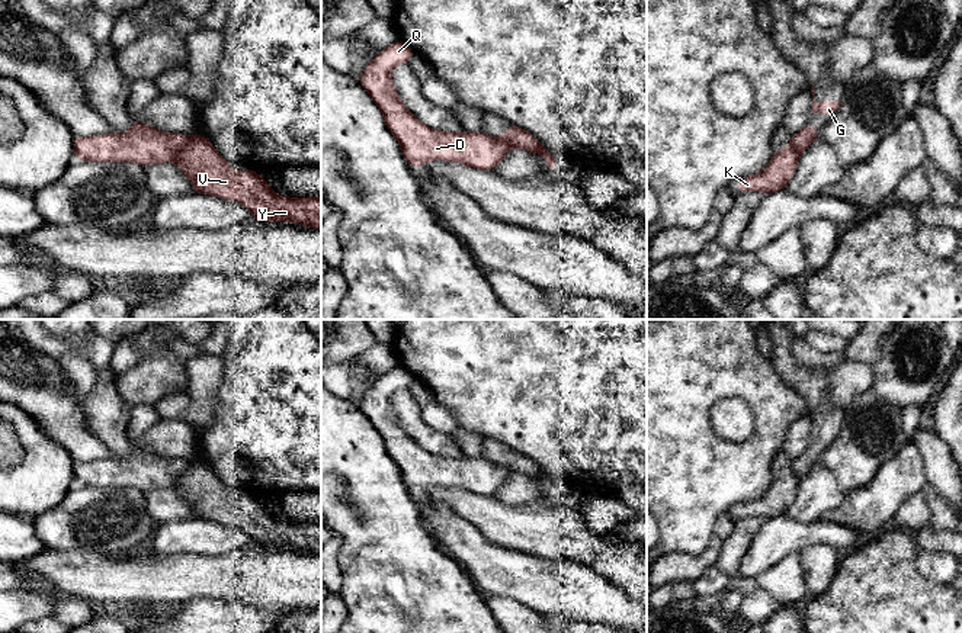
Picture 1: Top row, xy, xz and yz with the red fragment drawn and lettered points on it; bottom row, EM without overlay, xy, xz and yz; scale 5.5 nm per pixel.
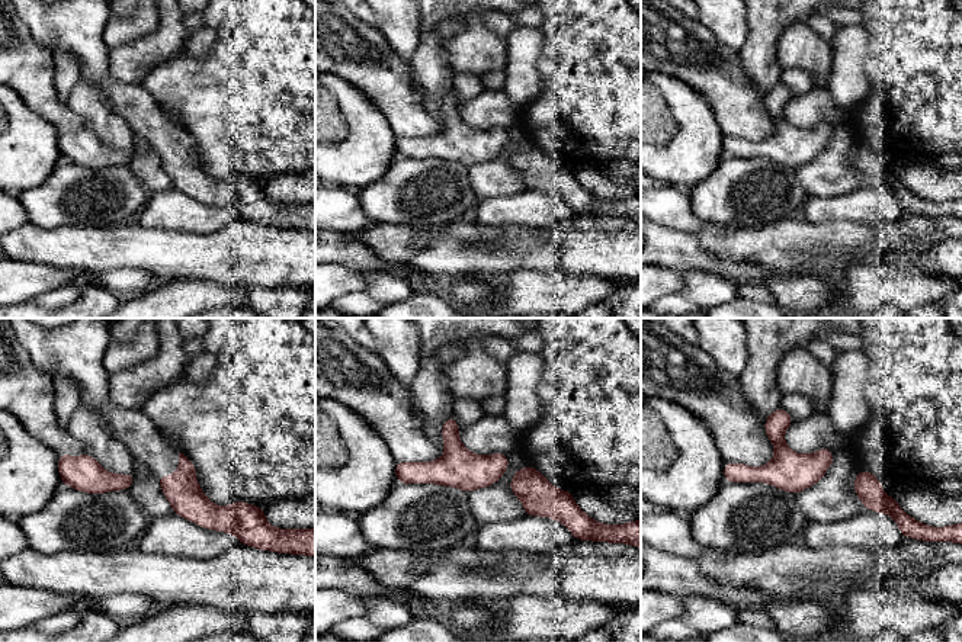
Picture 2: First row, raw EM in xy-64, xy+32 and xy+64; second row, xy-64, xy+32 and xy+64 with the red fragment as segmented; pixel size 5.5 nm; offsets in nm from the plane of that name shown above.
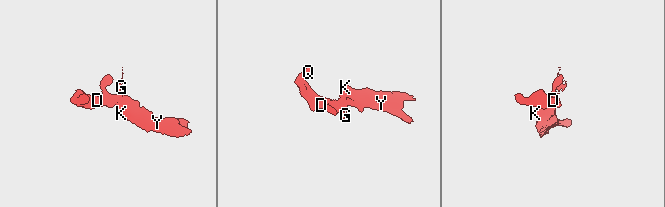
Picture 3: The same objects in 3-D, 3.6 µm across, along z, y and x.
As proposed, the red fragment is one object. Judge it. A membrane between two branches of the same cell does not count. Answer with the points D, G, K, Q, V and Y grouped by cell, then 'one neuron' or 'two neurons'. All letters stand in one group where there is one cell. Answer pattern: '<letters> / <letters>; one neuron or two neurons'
D G Q / K V Y; two neurons

